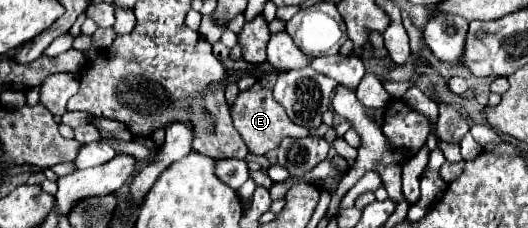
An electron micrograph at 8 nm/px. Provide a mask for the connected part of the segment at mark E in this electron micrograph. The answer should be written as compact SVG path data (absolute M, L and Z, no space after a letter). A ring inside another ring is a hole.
M255 82L247 90L241 90L239 98L235 98L233 104L229 104L229 112L231 112L231 118L233 118L233 126L237 128L237 132L245 140L249 152L255 154L255 156L265 156L269 150L277 148L281 144L281 140L287 138L287 136L289 138L303 138L303 136L309 134L307 128L291 122L291 118L283 110L283 106L279 106L275 102L271 90L261 86L259 82Z

